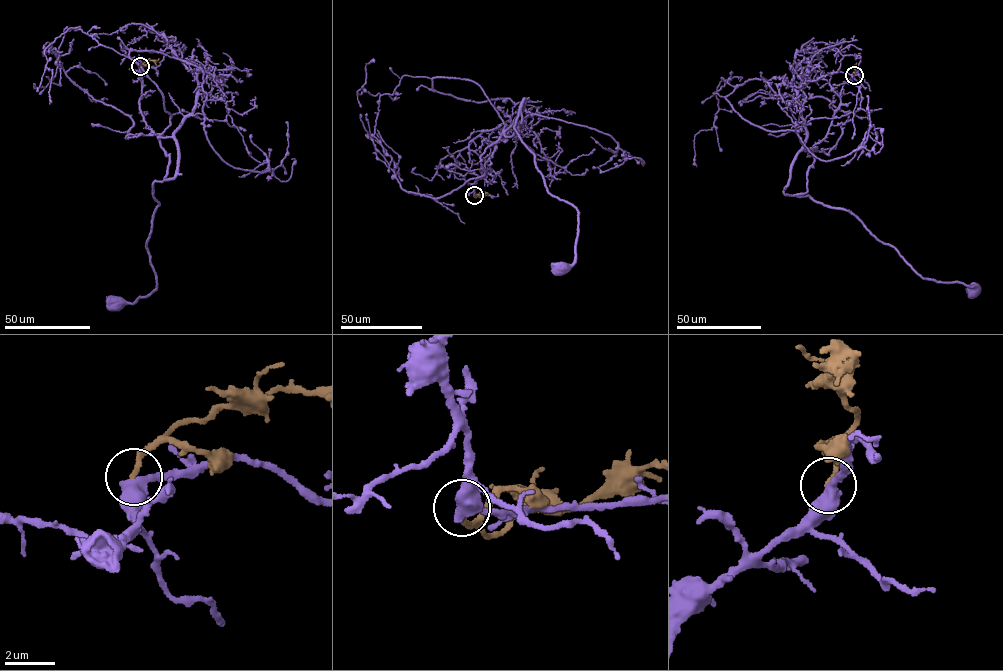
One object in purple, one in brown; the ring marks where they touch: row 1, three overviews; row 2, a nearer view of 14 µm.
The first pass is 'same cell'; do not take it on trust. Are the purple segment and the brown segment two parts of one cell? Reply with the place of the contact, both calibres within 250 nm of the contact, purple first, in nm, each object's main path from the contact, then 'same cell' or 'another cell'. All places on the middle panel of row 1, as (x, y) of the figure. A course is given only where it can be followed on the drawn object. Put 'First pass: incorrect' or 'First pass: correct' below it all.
at (474, 195); 480 nm thick on the purple side, 190 nm on the other; purple runs (474, 195), (496, 141), (522, 122), (519, 112), (514, 128), (547, 191), (577, 213), (574, 261), (558, 266); brown runs (474, 195), (488, 194); another cell
First pass: incorrect

